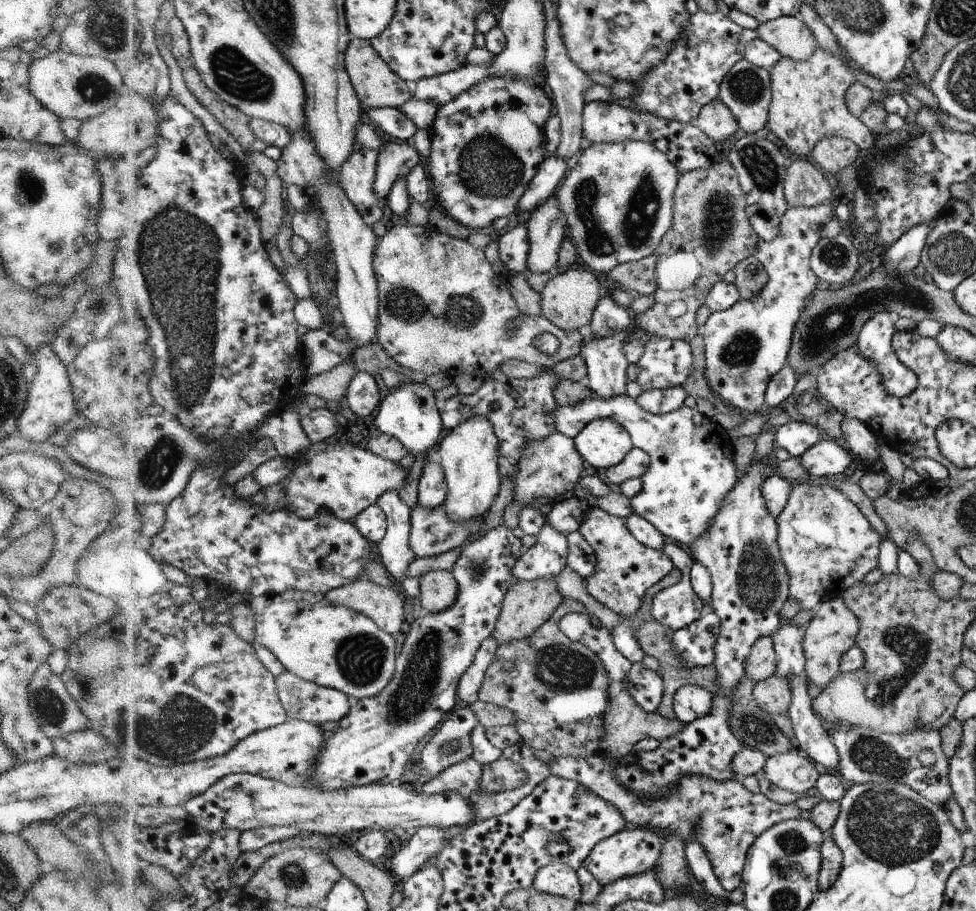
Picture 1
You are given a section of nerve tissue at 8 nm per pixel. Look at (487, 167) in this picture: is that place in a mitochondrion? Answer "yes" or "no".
yes

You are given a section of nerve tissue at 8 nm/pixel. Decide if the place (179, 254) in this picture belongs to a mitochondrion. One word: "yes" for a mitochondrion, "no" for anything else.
yes

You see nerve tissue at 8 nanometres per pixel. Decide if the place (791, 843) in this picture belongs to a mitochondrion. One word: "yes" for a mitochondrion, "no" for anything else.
yes

